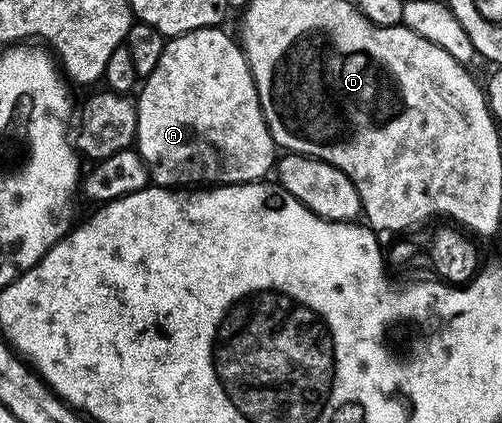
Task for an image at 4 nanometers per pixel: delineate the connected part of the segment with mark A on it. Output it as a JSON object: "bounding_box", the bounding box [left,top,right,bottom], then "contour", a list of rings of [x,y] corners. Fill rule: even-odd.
{"bounding_box":[136,27,276,187],"contour":[[[215,27],[212,29],[197,29],[191,33],[181,33],[178,37],[167,40],[164,47],[164,55],[160,55],[160,63],[156,63],[156,71],[149,73],[137,94],[138,103],[138,135],[136,148],[140,156],[146,160],[146,166],[150,169],[150,180],[158,187],[213,187],[216,185],[239,185],[245,181],[261,181],[267,176],[266,173],[275,168],[276,146],[270,128],[260,107],[258,92],[254,86],[254,76],[250,70],[250,64],[246,61],[246,54],[242,52],[242,46],[237,40],[234,41],[225,33],[225,28]]]}

